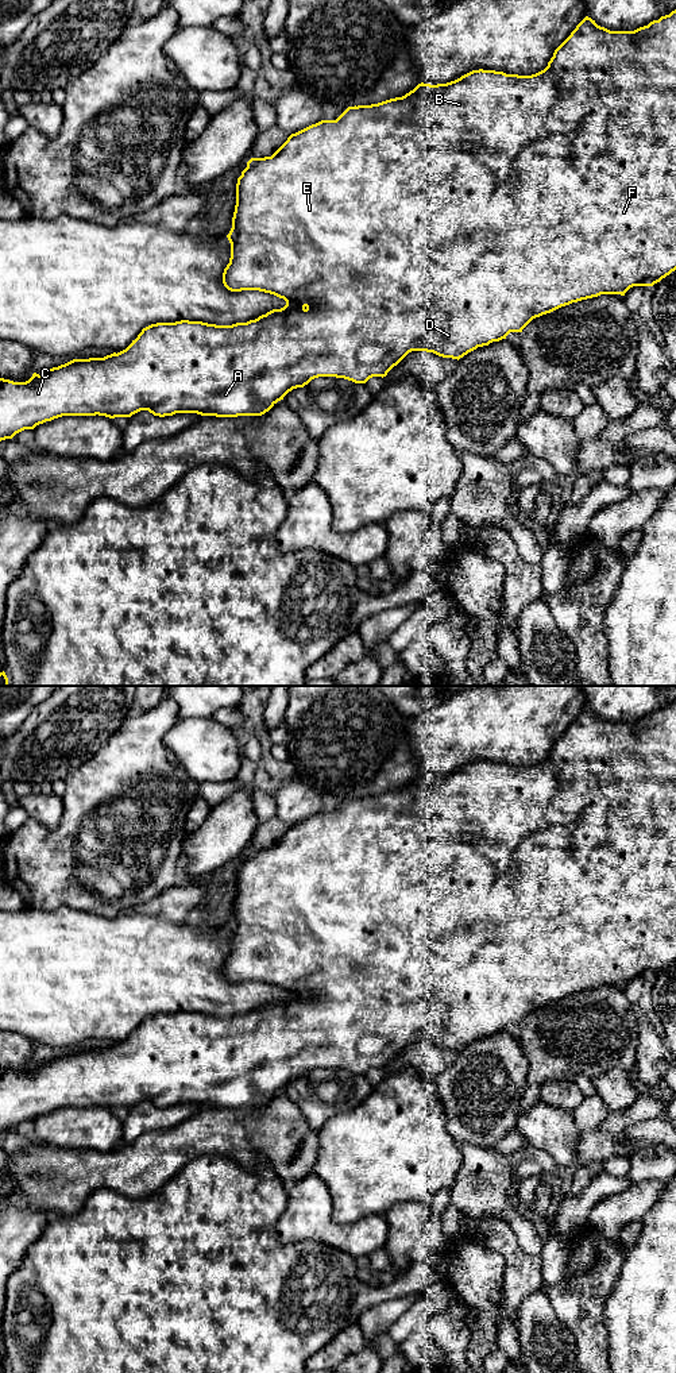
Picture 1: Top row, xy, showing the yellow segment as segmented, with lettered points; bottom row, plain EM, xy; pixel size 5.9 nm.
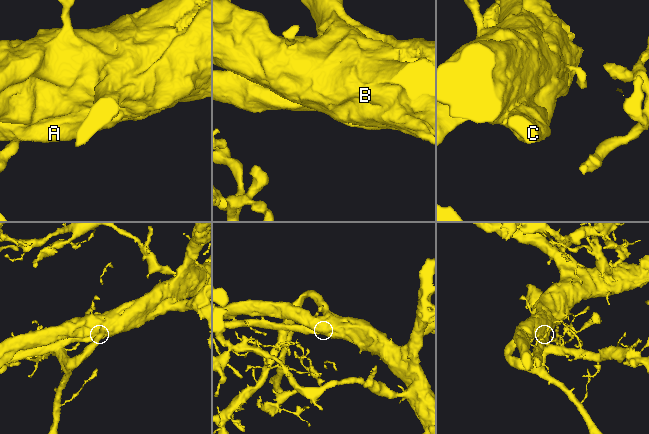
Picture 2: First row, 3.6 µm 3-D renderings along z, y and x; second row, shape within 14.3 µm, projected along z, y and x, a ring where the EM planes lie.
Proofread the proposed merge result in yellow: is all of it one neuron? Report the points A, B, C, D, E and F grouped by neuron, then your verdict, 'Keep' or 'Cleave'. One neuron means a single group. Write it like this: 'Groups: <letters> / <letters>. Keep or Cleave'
Groups: A B C D E F. Keep

